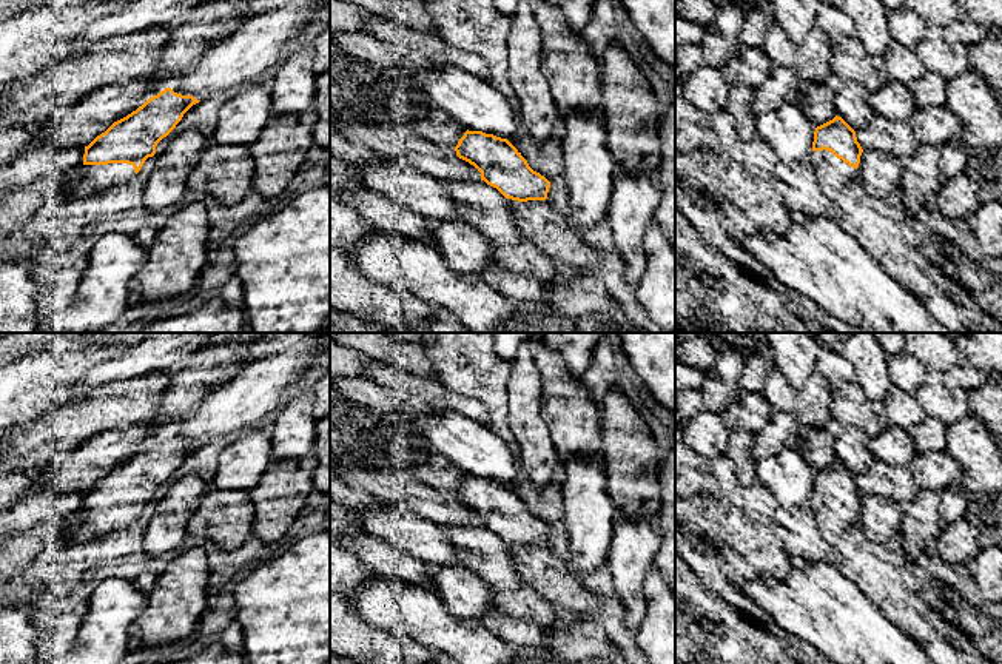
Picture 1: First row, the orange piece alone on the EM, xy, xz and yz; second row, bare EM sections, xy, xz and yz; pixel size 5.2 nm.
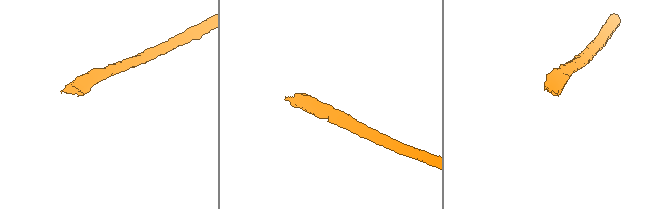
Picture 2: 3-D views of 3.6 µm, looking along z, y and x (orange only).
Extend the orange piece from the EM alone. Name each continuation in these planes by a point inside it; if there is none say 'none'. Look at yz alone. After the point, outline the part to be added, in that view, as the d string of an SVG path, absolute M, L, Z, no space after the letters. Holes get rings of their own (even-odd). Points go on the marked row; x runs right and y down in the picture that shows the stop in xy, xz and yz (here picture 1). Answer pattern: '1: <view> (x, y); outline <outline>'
1: yz (833, 174); outline M812 151L811 163L823 194L837 200L840 191L857 177L857 169L837 159L831 151Z

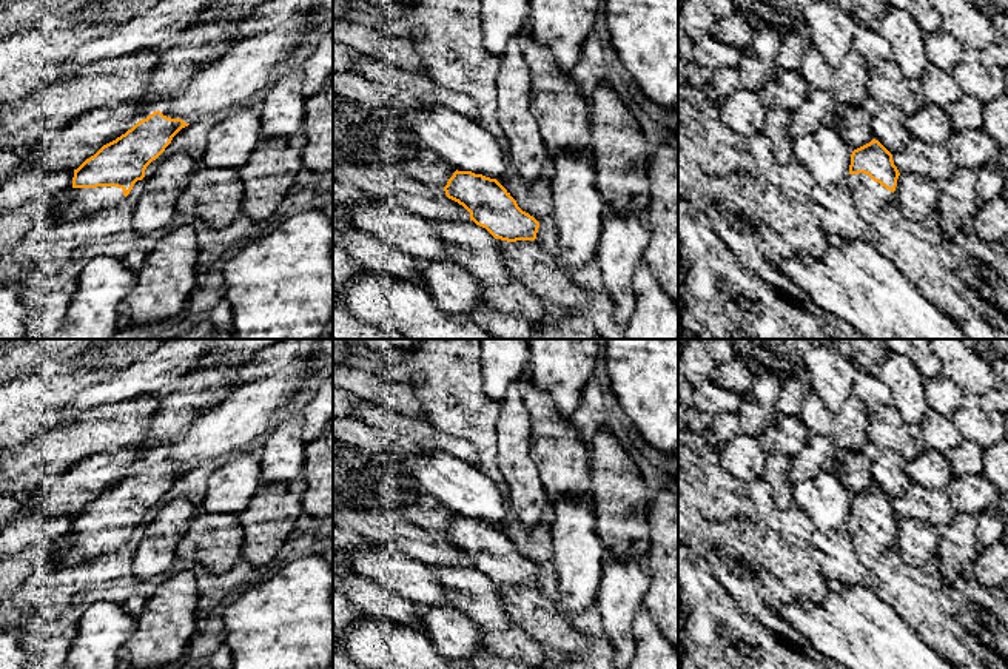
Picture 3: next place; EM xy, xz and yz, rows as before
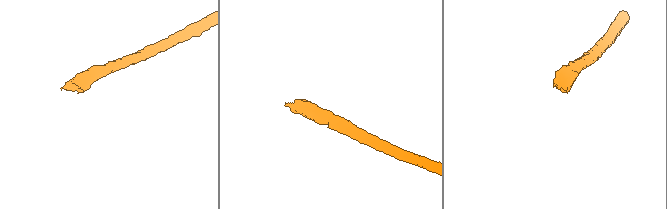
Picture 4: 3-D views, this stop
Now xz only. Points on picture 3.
none

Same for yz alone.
1: yz (870, 198); outline M849 174L848 187L860 217L874 224L877 214L894 200L894 193L874 182L868 174Z

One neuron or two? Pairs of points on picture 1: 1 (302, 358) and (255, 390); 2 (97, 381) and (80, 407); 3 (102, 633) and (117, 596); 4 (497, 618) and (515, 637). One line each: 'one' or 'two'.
1: one
2: two
3: one
4: one

